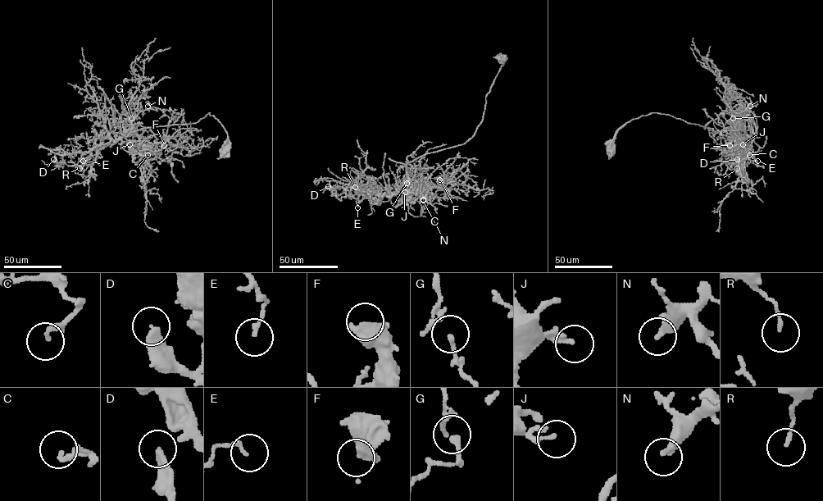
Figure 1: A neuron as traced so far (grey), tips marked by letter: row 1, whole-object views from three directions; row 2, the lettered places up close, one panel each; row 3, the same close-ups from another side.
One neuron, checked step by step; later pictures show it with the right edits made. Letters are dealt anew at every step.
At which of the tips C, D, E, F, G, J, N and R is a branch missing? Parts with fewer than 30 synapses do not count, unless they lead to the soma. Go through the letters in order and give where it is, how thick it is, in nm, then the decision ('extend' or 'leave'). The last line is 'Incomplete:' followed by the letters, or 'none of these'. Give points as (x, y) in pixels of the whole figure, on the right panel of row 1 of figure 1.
C: place (749, 155); calibre 200 nm; leave
D: place (737, 159); calibre 420 nm; leave
E: place (757, 161); calibre 140 nm; leave
F: place (729, 145); calibre 550 nm; leave
G: place (733, 118); calibre 110 nm; leave
J: place (743, 144); calibre 190 nm; leave
N: place (750, 106); calibre 360 nm; leave
R: place (737, 168); calibre 130 nm; leave
Incomplete: none of these

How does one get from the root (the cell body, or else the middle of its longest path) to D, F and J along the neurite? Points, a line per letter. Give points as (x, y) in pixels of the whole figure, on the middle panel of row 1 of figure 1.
D: (502, 59), (482, 122), (466, 142), (408, 162), (407, 180), (390, 196), (337, 181), (328, 186)
F: (502, 59), (475, 134), (461, 144), (406, 164), (416, 191), (427, 184), (441, 189), (439, 179)
J: (502, 59), (475, 134), (461, 144), (408, 162), (408, 181), (397, 192), (405, 192)

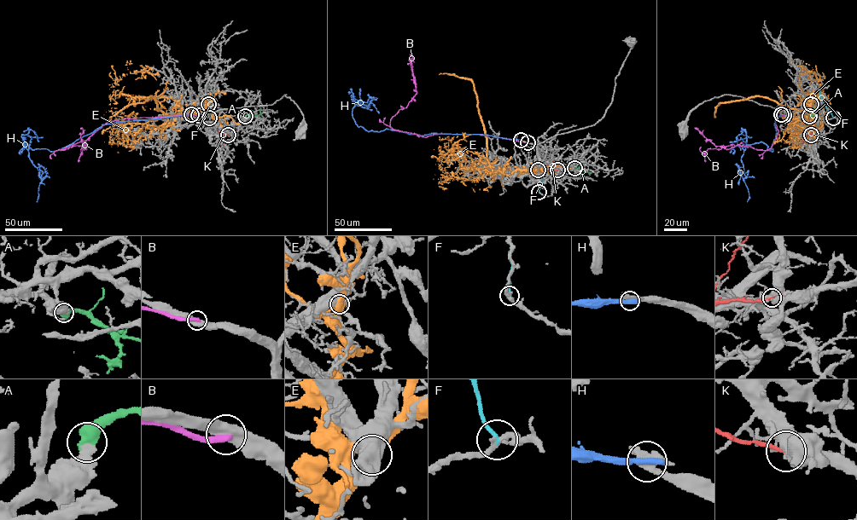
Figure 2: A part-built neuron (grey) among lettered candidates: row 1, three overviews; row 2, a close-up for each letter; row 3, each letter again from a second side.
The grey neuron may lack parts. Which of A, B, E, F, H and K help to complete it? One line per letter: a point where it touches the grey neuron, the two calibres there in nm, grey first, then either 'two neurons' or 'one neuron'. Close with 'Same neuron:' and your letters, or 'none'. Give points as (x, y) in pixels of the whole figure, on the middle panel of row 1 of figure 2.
A: meets grey at (574, 168); 360 nm thick on the grey side, 650 nm on the other; one neuron
B: meets grey at (527, 142); 550 nm thick on the grey side, 320 nm on the other; two neurons
E: meets grey at (538, 170); 700 nm thick on the grey side, 480 nm on the other; two neurons
F: meets grey at (539, 192); 320 nm thick on the grey side, 190 nm on the other; two neurons
H: meets grey at (521, 140); 400 nm thick on the grey side, 440 nm on the other; two neurons
K: meets grey at (557, 170); 480 nm thick on the grey side, 200 nm on the other; two neurons
Same neuron: A

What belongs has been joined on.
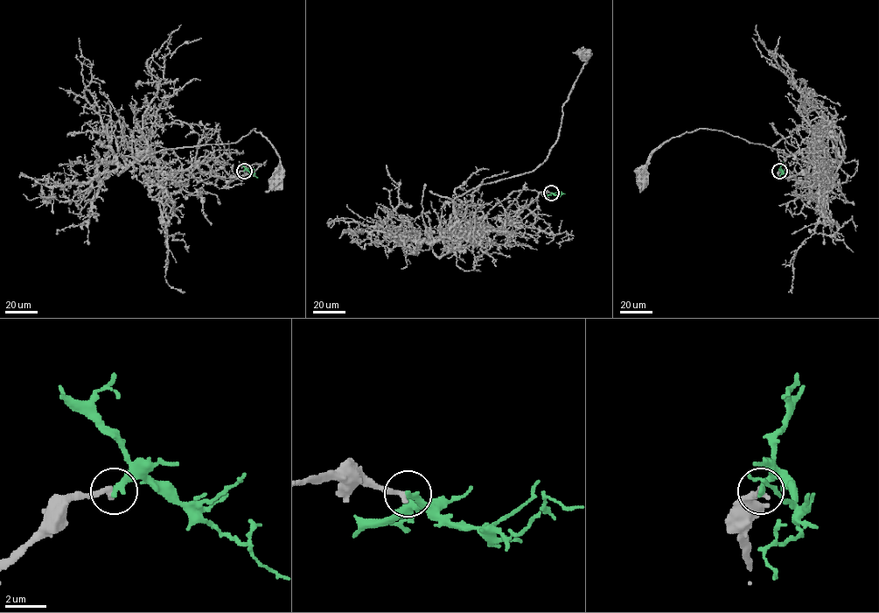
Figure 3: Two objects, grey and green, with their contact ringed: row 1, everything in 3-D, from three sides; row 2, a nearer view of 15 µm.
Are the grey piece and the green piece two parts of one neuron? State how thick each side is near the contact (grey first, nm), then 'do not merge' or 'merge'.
280 nm thick on the grey side, 280 nm on the other; do not merge

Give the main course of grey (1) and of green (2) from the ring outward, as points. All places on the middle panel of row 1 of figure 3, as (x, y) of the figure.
1: (551, 193), (540, 192), (499, 227), (469, 236), (453, 203), (546, 159), (584, 55)
2: (551, 193), (560, 195), (565, 193)

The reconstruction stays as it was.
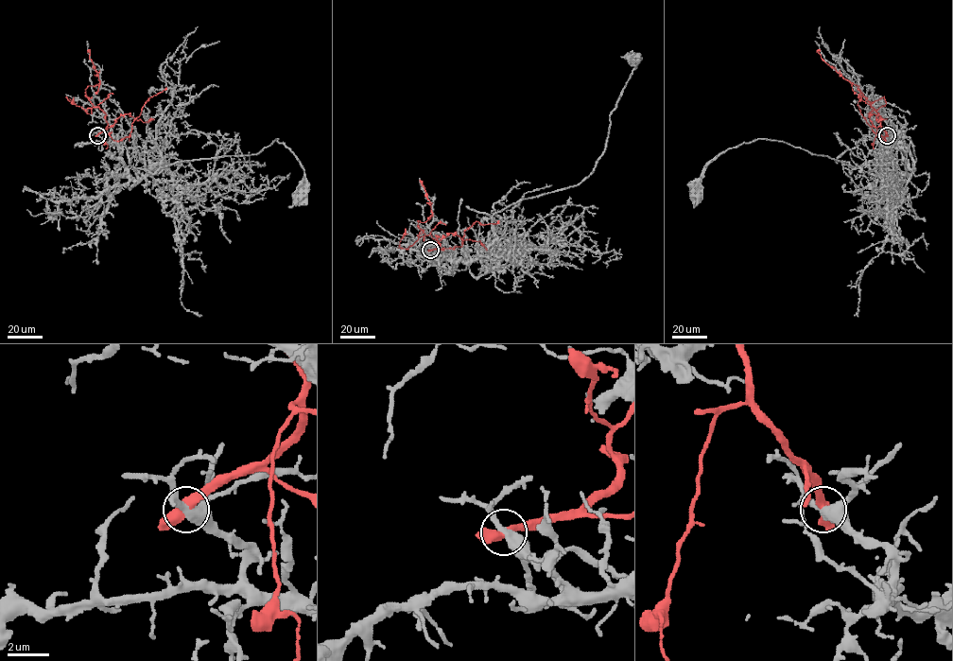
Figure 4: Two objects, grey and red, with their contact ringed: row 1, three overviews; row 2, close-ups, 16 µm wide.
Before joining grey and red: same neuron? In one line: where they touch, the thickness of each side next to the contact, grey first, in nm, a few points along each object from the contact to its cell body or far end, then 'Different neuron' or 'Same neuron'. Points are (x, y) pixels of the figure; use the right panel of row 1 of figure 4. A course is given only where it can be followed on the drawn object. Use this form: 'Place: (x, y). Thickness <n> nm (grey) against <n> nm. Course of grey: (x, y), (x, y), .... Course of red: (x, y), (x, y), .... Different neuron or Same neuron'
Place: (887, 135). Thickness 400 nm (grey) against 440 nm. Course of grey: (887, 134), (899, 180), (879, 161), (850, 166), (757, 138), (719, 153), (697, 192). Course of red: (887, 134), (879, 116), (858, 90), (859, 86), (847, 80), (827, 63), (818, 49). Different neuron

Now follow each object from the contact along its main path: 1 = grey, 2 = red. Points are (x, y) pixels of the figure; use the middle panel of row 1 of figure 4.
1: (430, 250), (469, 263), (494, 239), (493, 214), (587, 176), (633, 60)
2: (430, 250), (440, 244), (418, 225), (419, 220), (425, 222), (431, 216), (431, 205), (421, 182)

